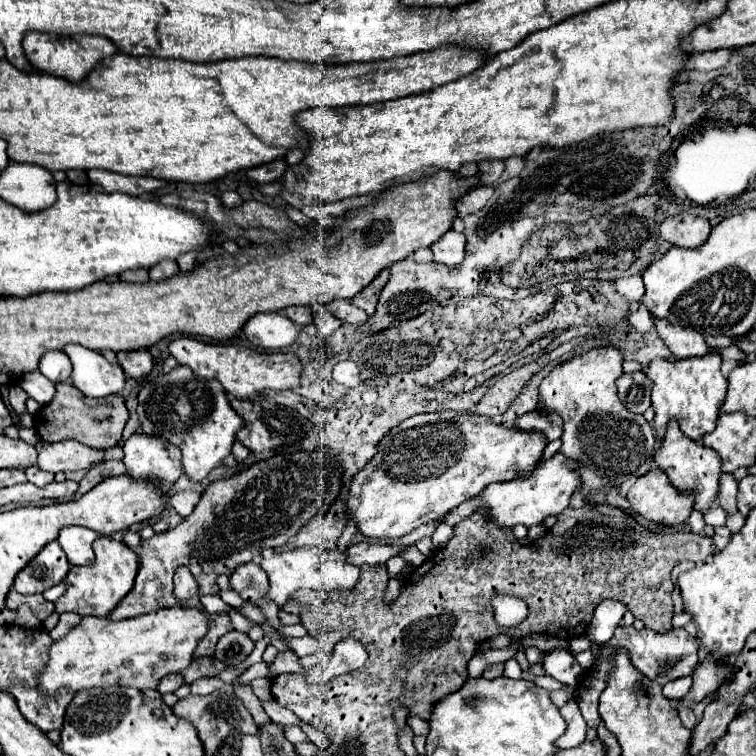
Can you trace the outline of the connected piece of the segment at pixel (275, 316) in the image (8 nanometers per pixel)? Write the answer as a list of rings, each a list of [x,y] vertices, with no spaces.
[[[282,312],[256,314],[244,324],[242,330],[260,350],[280,350],[298,340],[296,324]]]

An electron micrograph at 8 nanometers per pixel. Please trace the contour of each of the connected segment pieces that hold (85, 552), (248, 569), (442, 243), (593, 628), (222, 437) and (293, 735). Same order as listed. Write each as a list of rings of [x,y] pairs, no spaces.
[[[66,526],[60,530],[58,542],[62,546],[70,564],[74,566],[82,566],[82,564],[90,564],[94,560],[94,552],[92,552],[92,542],[98,538],[98,532],[90,530],[90,528],[82,528],[82,526]]]
[[[254,562],[236,568],[236,572],[230,576],[230,584],[248,604],[258,604],[258,600],[268,592],[266,572],[262,572],[262,568]]]
[[[448,230],[438,242],[430,246],[430,250],[434,252],[434,262],[456,266],[464,260],[464,246],[466,246],[464,234]]]
[[[602,600],[594,610],[593,618],[586,630],[586,636],[592,642],[608,642],[618,628],[626,606],[618,600]]]
[[[178,366],[170,374],[158,376],[154,382],[146,384],[138,394],[138,416],[142,434],[148,436],[160,436],[166,442],[178,446],[182,450],[182,464],[184,472],[192,482],[200,482],[210,474],[210,470],[224,464],[224,458],[232,454],[232,444],[236,440],[236,432],[244,426],[242,418],[232,410],[230,402],[226,400],[226,394],[222,392],[220,384],[214,384],[214,380],[202,380],[194,376],[194,372],[186,366]]]
[[[278,724],[284,731],[284,735],[288,741],[293,744],[298,744],[309,740],[305,733],[298,726],[285,727],[281,724]]]

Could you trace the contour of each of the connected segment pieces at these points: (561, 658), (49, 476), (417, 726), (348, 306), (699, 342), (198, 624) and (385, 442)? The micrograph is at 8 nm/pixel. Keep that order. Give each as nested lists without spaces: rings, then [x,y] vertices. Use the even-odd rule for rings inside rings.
[[[554,648],[554,650],[546,652],[544,660],[542,660],[542,668],[548,676],[560,680],[562,684],[570,684],[570,686],[578,686],[584,676],[582,666],[564,648]]]
[[[30,466],[24,472],[28,476],[28,482],[32,482],[36,486],[46,486],[46,484],[54,482],[54,474],[52,472],[46,472],[46,470],[40,470],[38,466]]]
[[[410,716],[410,718],[408,718],[408,726],[412,728],[412,732],[414,732],[414,734],[428,736],[428,732],[430,732],[428,722],[426,722],[426,720],[422,720],[422,718],[418,718],[418,716]]]
[[[334,300],[330,304],[326,304],[326,308],[336,316],[340,318],[342,322],[348,322],[348,324],[364,324],[368,320],[366,312],[362,312],[360,308],[354,308],[354,304],[348,300]]]
[[[654,320],[654,326],[656,326],[656,332],[660,334],[660,338],[670,348],[670,352],[680,360],[694,358],[694,356],[706,356],[708,352],[714,352],[714,348],[710,348],[706,344],[706,340],[700,332],[666,324],[666,320]]]
[[[168,608],[158,610],[150,614],[142,614],[128,620],[114,622],[112,618],[98,618],[98,616],[84,616],[78,626],[74,626],[64,638],[56,640],[48,648],[48,662],[42,672],[38,672],[38,690],[54,698],[60,688],[66,688],[70,694],[76,694],[80,690],[92,690],[92,688],[104,688],[104,686],[132,686],[144,692],[146,688],[154,690],[158,688],[160,680],[168,674],[180,672],[192,662],[194,648],[198,640],[208,630],[208,618],[206,614],[198,610],[184,610],[184,608]]]
[[[452,410],[412,416],[380,440],[374,458],[352,478],[346,496],[346,520],[354,522],[366,538],[400,538],[422,524],[440,522],[452,508],[474,498],[492,482],[526,476],[530,468],[536,468],[546,444],[546,438],[538,436],[538,432],[518,432],[494,424],[488,416],[460,414]]]

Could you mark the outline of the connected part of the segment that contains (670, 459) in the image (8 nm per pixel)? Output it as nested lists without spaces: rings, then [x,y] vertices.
[[[670,424],[670,428],[660,444],[660,450],[656,452],[656,464],[668,474],[668,478],[676,490],[680,490],[682,494],[686,492],[686,494],[694,496],[694,510],[706,512],[712,506],[716,506],[720,474],[722,474],[722,460],[718,458],[718,454],[712,448],[706,448],[704,444],[682,436],[678,424]]]

